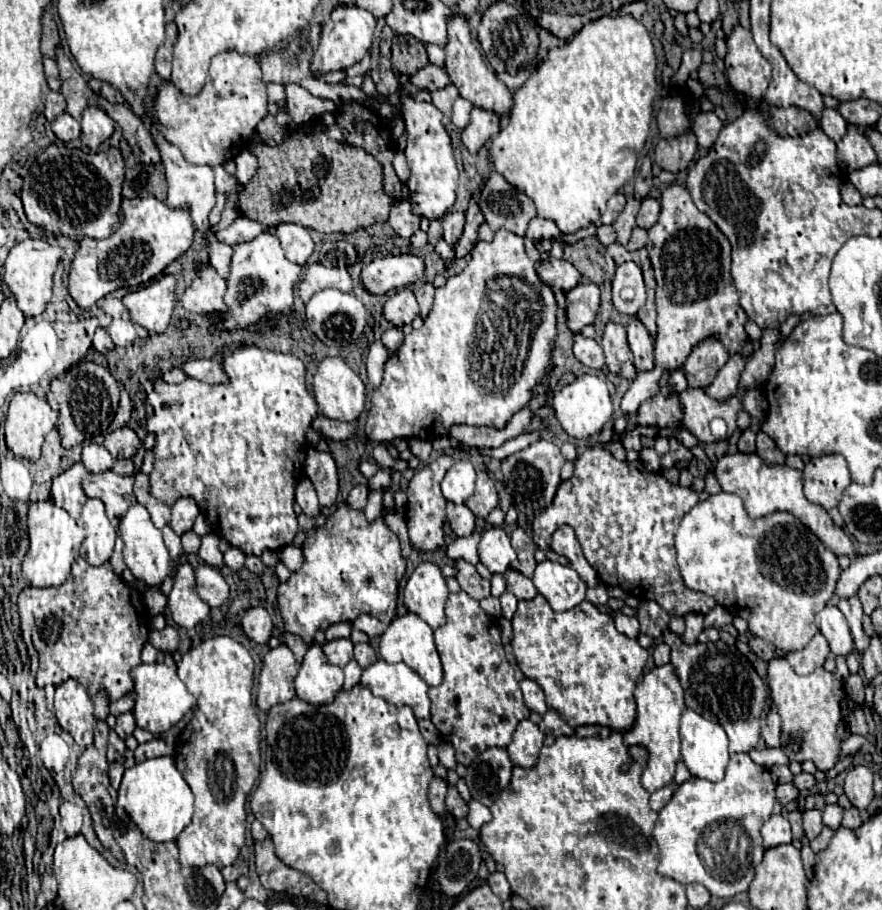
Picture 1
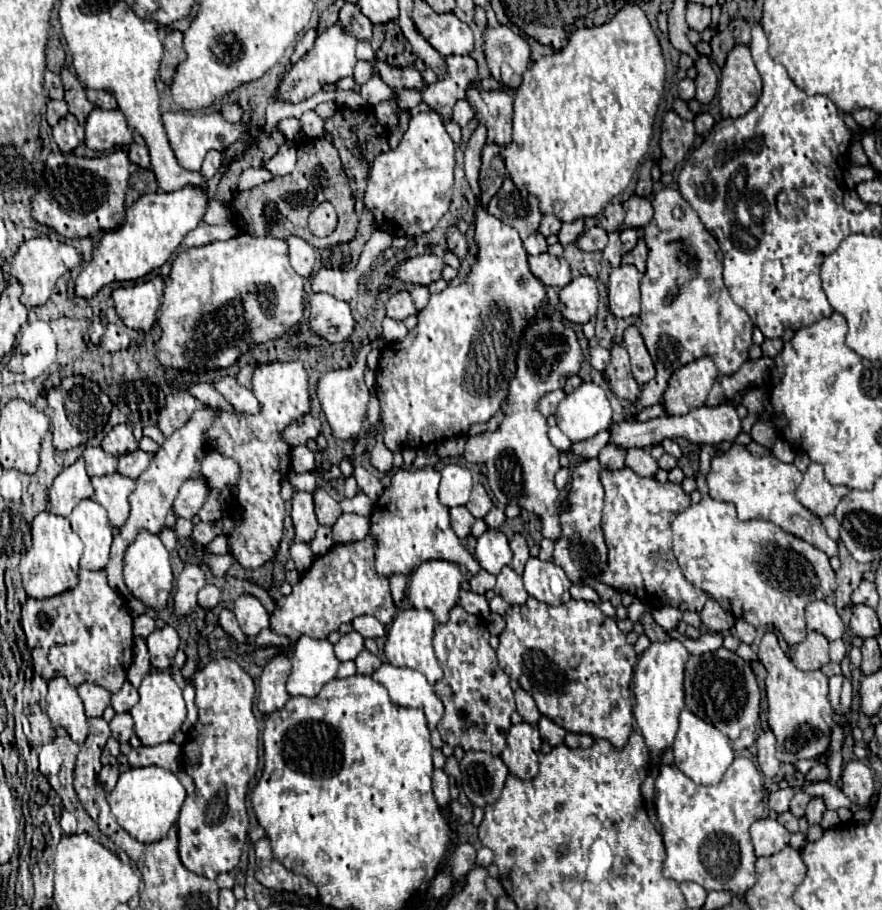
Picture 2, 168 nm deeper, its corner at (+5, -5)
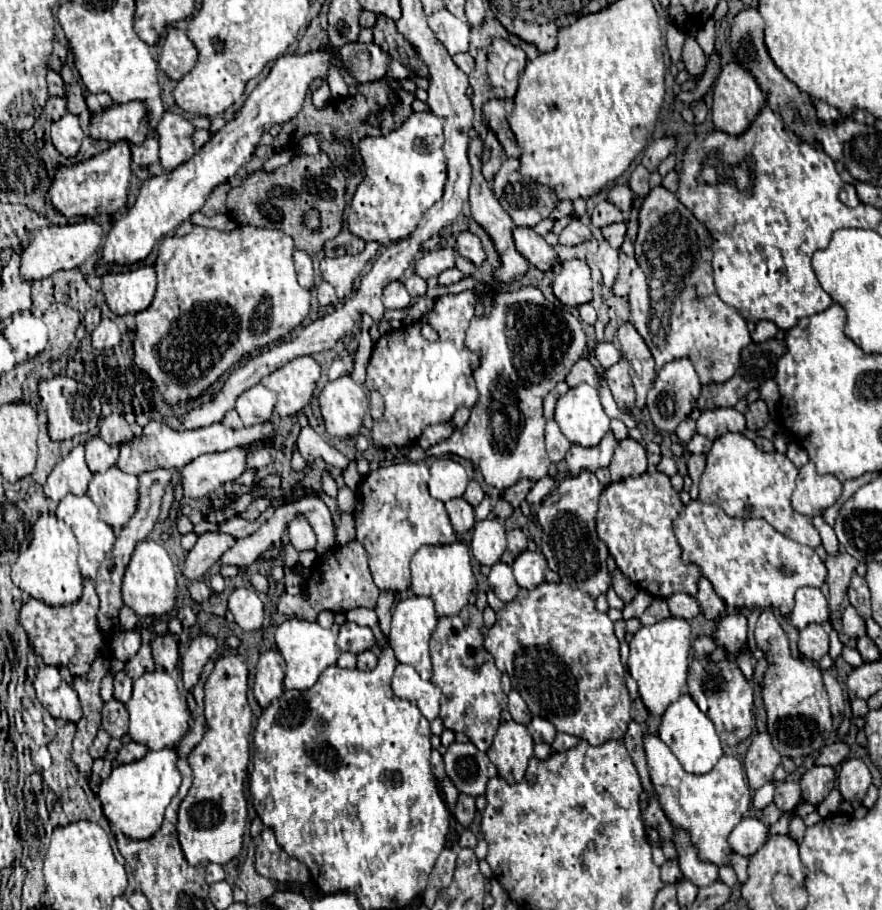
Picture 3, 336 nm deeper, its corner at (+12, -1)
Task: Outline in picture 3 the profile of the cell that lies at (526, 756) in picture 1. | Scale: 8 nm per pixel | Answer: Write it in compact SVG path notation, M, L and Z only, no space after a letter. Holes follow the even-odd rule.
M515 720L503 722L487 754L501 778L507 782L519 782L525 776L527 762L533 754L533 738L523 724Z

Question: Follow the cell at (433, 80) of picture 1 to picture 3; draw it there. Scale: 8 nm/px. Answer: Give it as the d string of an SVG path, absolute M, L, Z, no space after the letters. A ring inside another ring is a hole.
M353 42L339 50L345 68L357 82L377 82L389 78L391 58L379 46Z

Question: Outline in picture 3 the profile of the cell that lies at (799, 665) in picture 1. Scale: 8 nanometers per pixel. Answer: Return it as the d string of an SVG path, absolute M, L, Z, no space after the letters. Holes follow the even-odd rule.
M809 624L799 632L799 652L805 660L819 660L829 652L829 636L821 624Z

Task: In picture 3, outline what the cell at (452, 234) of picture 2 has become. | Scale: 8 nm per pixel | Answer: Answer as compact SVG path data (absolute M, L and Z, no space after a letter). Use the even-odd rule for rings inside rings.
M461 232L461 234L457 236L457 240L455 240L455 250L457 250L463 258L471 260L475 266L479 266L479 264L485 260L485 252L483 252L483 246L481 246L481 240L479 240L475 234L471 234L471 232Z

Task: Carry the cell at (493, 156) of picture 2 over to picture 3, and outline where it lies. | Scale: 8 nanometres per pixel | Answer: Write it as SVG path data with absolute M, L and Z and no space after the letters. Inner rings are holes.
M489 132L487 138L485 138L485 142L483 142L483 156L481 156L481 162L483 162L481 172L483 172L483 176L485 176L487 182L491 182L495 178L495 174L499 172L499 168L503 164L501 156L505 156L503 150L501 150L501 144L497 142L495 134Z

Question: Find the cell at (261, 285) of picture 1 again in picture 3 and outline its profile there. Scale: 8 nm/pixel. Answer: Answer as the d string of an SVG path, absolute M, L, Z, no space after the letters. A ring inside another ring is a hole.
M195 226L187 236L165 236L159 244L157 294L151 306L135 314L135 364L159 386L169 404L203 394L221 374L245 354L281 340L309 314L311 294L297 284L293 254L295 244L281 230L241 226L231 232Z

